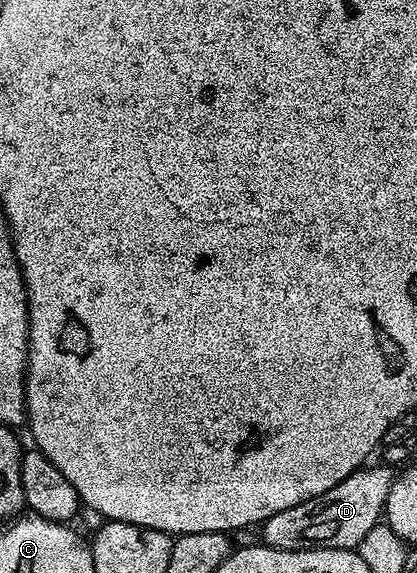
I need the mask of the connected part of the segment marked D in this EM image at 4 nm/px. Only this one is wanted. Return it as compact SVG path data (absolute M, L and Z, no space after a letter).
M372 465L360 467L314 500L304 501L268 518L260 528L263 543L279 550L307 550L314 547L338 547L339 550L345 550L359 547L366 533L379 525L387 493L396 475L391 465Z

